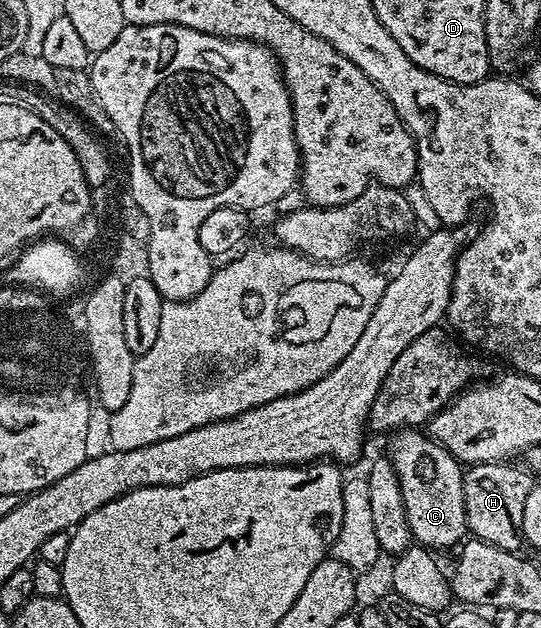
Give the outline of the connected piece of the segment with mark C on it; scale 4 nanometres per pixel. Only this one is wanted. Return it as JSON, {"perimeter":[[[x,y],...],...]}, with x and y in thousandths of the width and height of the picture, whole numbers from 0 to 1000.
{"perimeter":[[[745,682],[726,693],[717,728],[739,771],[750,811],[750,831],[771,868],[811,879],[823,869],[845,871],[863,849],[858,822],[856,744],[847,731],[773,682]]]}

